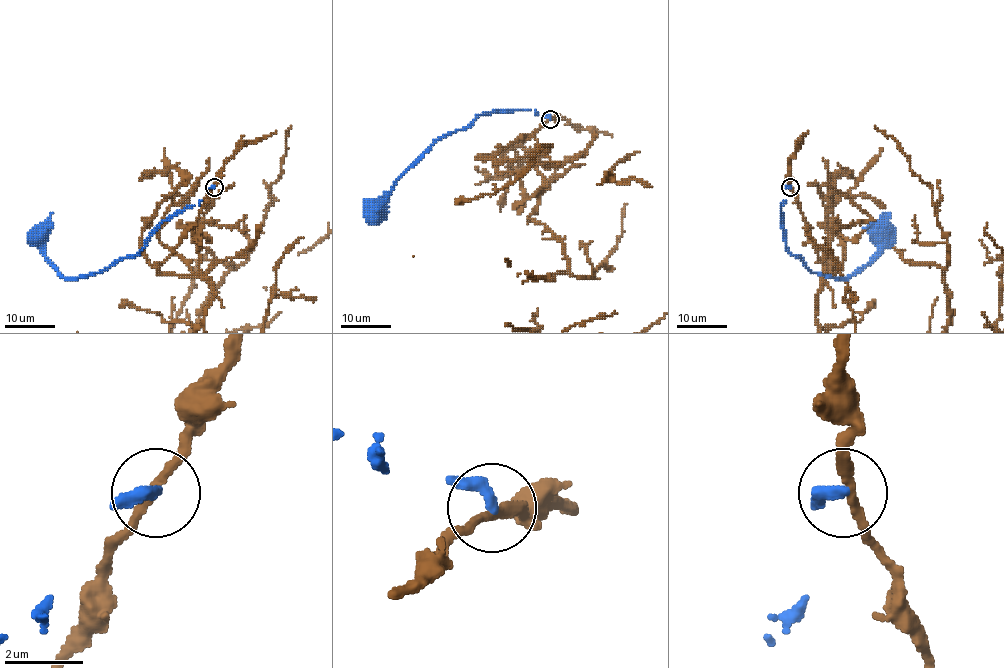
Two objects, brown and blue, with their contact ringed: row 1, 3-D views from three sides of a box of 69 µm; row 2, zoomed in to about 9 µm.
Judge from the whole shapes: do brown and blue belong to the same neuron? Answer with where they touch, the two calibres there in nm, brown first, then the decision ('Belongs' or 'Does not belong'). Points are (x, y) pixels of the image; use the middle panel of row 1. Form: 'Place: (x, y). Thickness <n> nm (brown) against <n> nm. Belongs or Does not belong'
Place: (550, 119). Thickness 240 nm (brown) against 360 nm. Does not belong

